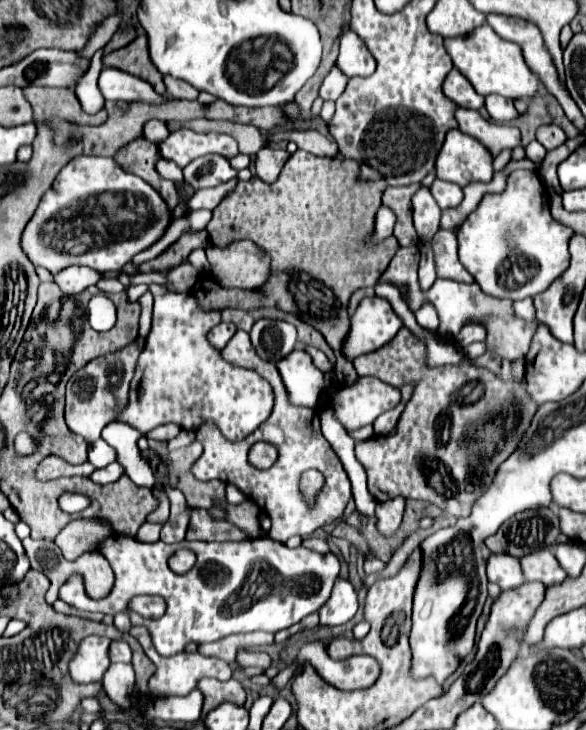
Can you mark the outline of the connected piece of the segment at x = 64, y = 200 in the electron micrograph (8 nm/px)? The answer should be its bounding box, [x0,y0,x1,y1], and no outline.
[21,156,171,274]

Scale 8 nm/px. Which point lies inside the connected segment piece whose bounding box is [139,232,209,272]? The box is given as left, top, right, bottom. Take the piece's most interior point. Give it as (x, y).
(177, 254)

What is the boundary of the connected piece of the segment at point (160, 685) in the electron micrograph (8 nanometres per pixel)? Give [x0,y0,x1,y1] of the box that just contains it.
[131,626,233,696]

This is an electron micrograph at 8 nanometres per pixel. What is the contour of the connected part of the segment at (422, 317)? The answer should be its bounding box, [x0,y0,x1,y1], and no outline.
[415,304,439,330]

